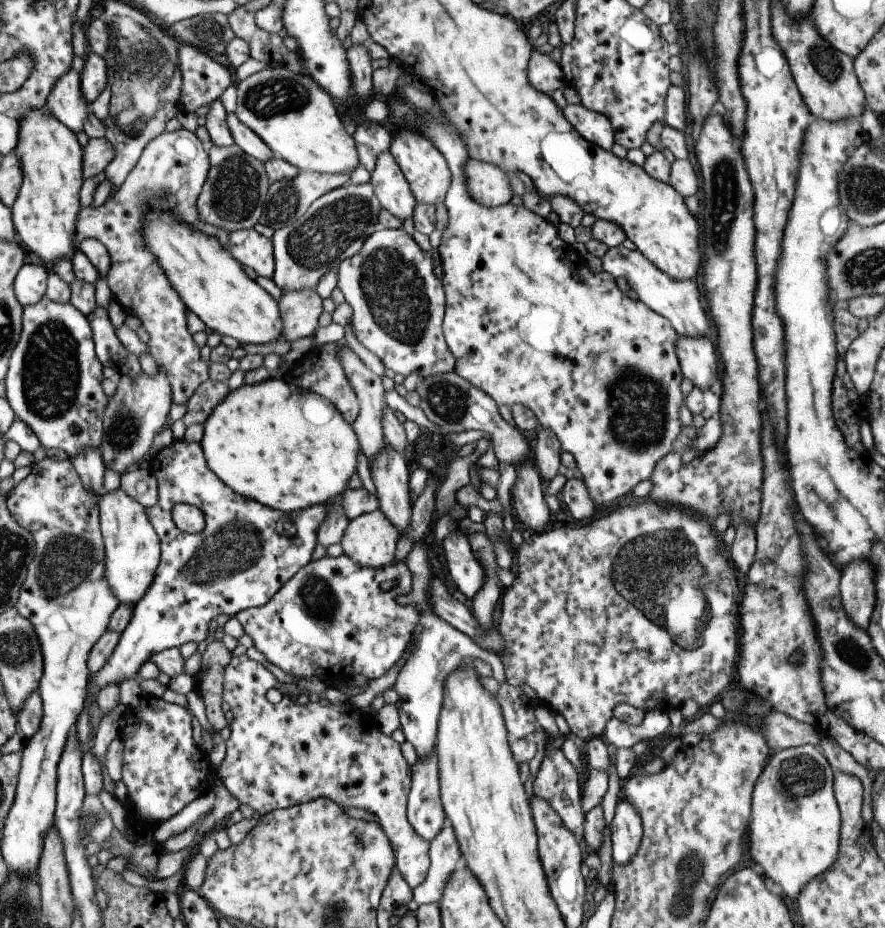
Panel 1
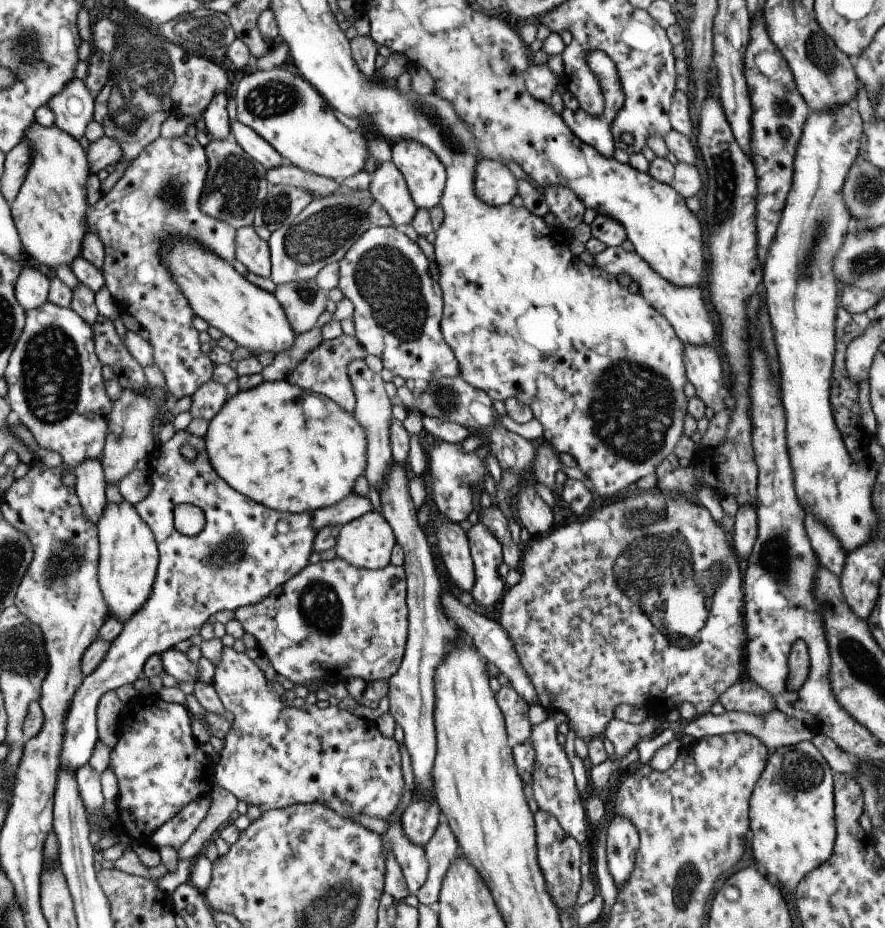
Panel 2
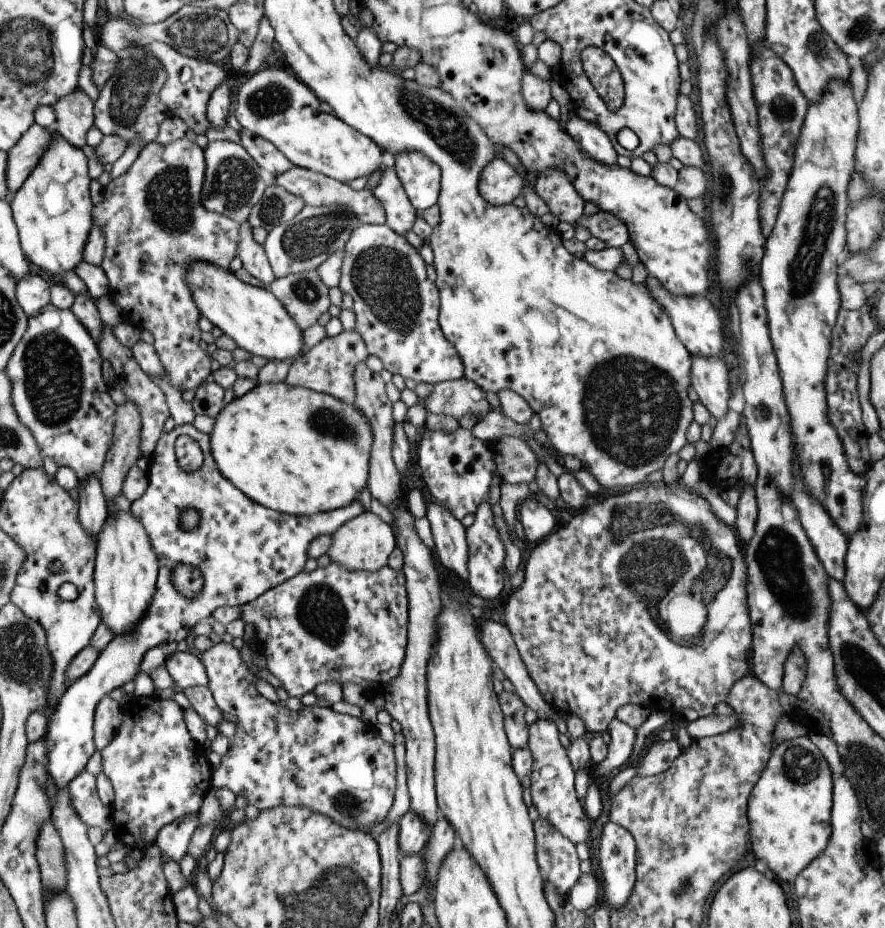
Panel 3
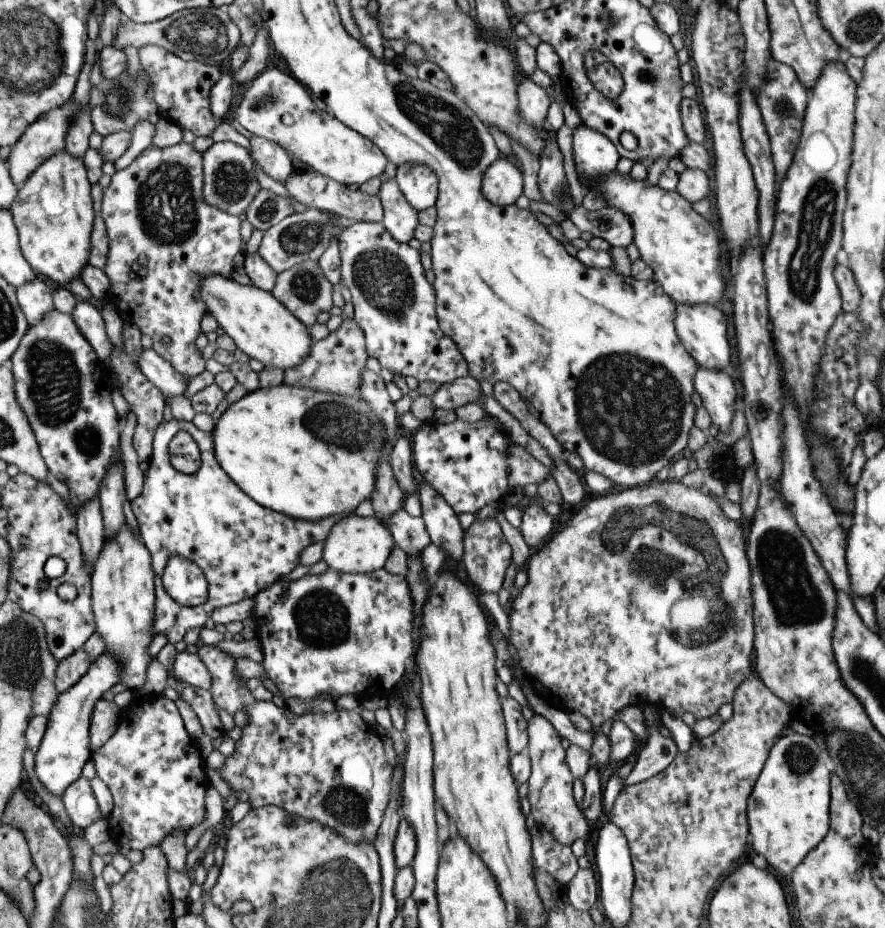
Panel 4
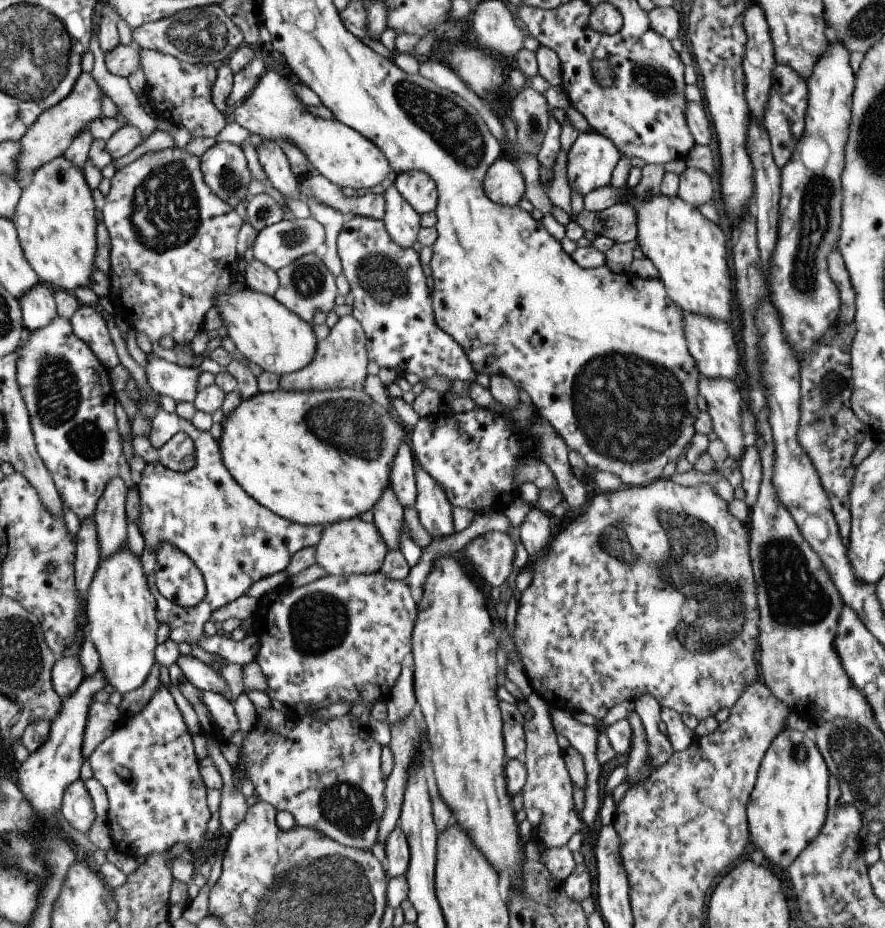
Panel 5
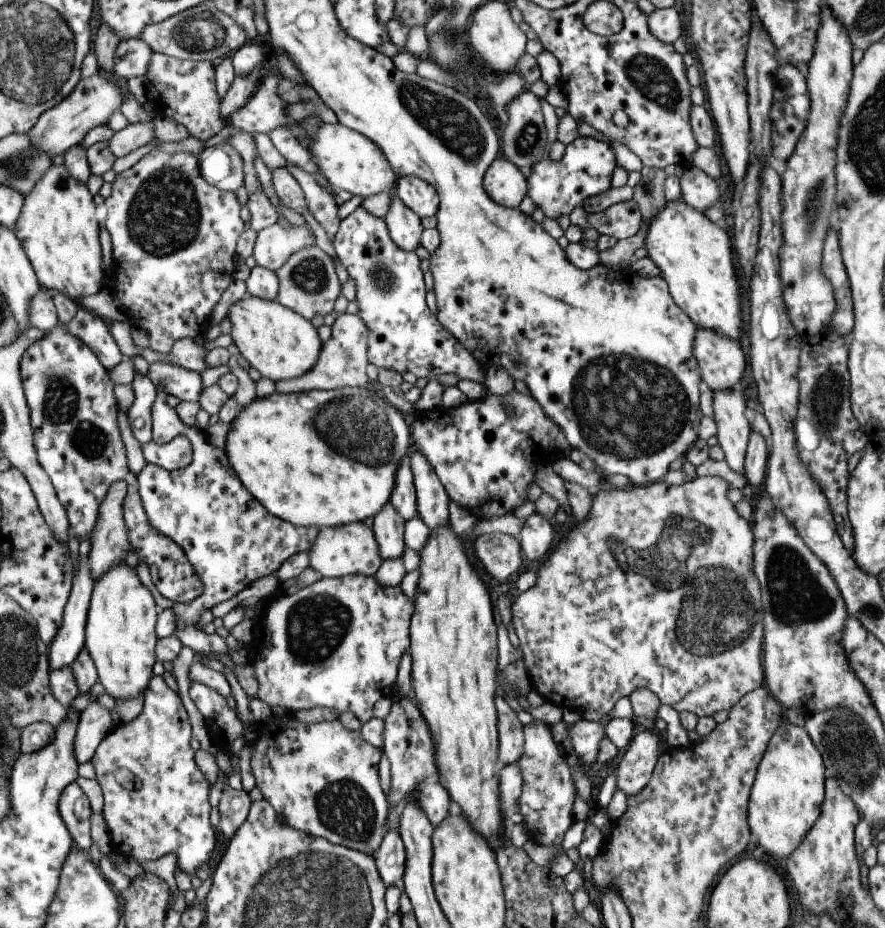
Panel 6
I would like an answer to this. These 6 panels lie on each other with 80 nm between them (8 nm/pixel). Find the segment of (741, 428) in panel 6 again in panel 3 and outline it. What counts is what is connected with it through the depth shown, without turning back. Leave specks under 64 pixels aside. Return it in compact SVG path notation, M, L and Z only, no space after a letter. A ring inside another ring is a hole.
M690 355L690 385L698 401L715 420L719 420L727 410L727 371L717 357Z

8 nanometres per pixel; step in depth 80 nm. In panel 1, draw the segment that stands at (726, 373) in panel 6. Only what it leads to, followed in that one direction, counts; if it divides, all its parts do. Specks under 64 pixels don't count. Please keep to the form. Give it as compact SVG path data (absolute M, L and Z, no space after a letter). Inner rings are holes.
M623 245L608 248L600 261L603 271L622 282L624 288L632 288L637 294L638 300L653 312L666 318L677 335L707 336L707 316L701 308L699 292L693 279L671 278L651 264L651 261L648 261L637 249L628 250Z

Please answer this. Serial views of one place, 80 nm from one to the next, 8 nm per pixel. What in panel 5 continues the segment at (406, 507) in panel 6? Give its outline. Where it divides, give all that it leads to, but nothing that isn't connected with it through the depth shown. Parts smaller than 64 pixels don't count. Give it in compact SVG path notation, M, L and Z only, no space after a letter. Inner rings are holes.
M401 441L390 464L388 482L403 509L413 505L417 496L414 475L416 466L413 461L412 450Z

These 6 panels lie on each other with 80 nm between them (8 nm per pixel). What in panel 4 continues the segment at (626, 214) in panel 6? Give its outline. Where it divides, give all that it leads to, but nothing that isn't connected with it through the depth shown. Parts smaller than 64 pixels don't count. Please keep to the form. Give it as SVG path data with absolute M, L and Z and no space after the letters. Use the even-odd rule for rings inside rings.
M576 206L567 213L565 218L568 218L580 232L587 230L593 237L601 237L611 247L626 247L632 242L632 228L629 219L617 209L605 206L599 211L587 212L582 206Z

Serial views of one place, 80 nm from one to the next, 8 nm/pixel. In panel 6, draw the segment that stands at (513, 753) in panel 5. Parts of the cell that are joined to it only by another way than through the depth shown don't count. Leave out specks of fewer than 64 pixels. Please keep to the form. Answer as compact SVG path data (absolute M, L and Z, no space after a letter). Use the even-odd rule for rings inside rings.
M500 693L495 695L494 707L497 717L498 761L504 765L515 763L521 756L524 743L522 722Z

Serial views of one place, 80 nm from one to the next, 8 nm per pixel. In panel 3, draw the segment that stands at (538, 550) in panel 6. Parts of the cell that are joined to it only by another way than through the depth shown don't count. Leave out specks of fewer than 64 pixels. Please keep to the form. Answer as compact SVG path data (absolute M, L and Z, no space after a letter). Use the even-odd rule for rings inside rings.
M532 497L524 498L518 504L517 519L524 530L523 536L531 544L537 544L547 538L548 534L551 534L551 530L555 526L551 513L543 504Z

